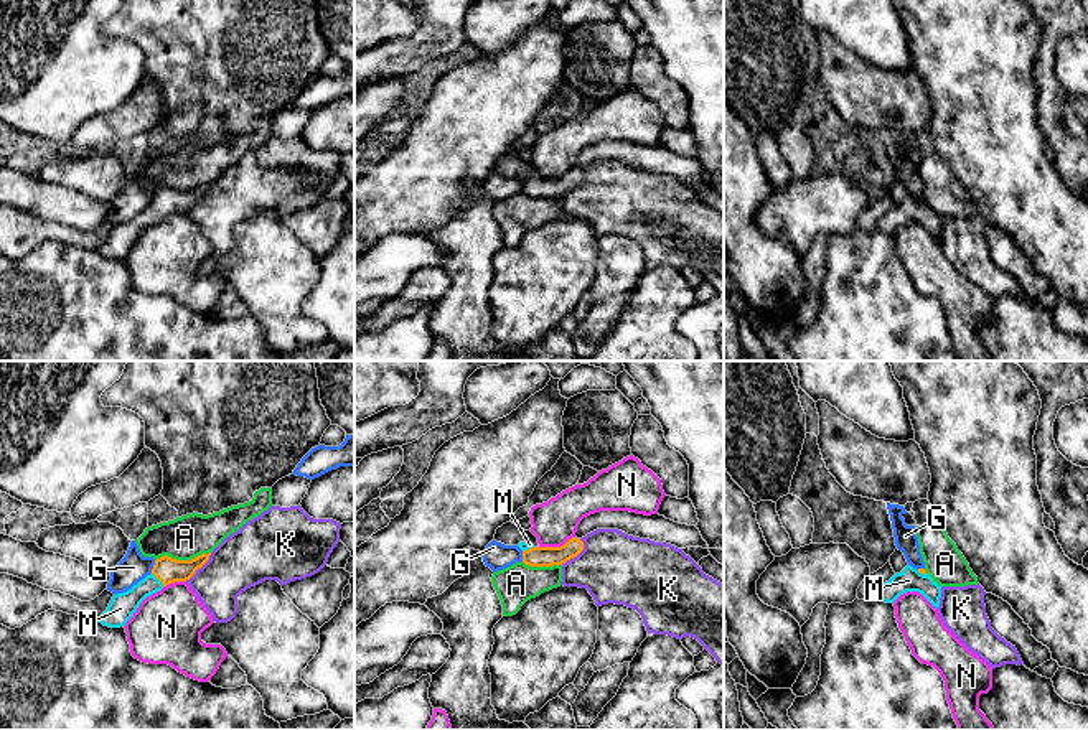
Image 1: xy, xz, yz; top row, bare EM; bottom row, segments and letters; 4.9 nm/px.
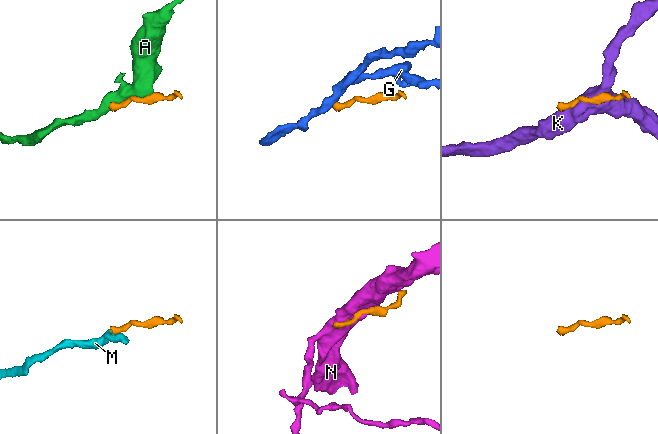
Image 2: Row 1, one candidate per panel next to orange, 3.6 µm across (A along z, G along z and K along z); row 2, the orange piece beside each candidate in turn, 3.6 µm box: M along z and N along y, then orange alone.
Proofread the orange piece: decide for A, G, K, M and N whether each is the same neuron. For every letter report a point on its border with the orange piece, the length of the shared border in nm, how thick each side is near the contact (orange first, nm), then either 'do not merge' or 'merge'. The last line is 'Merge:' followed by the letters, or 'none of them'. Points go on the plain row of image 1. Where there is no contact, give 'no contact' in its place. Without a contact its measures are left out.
A: xy (182, 191) | 280 nm | 130/220 nm | do not merge
G: xy (154, 198) | 70 nm | 130/140 nm | do not merge
K: xy (200, 198) | 190 nm | 130/280 nm | do not merge
M: xy (157, 208) | 90 nm | 130/130 nm | merge
N: xz (556, 178) | 190 nm | 100/220 nm | do not merge
Merge: M

